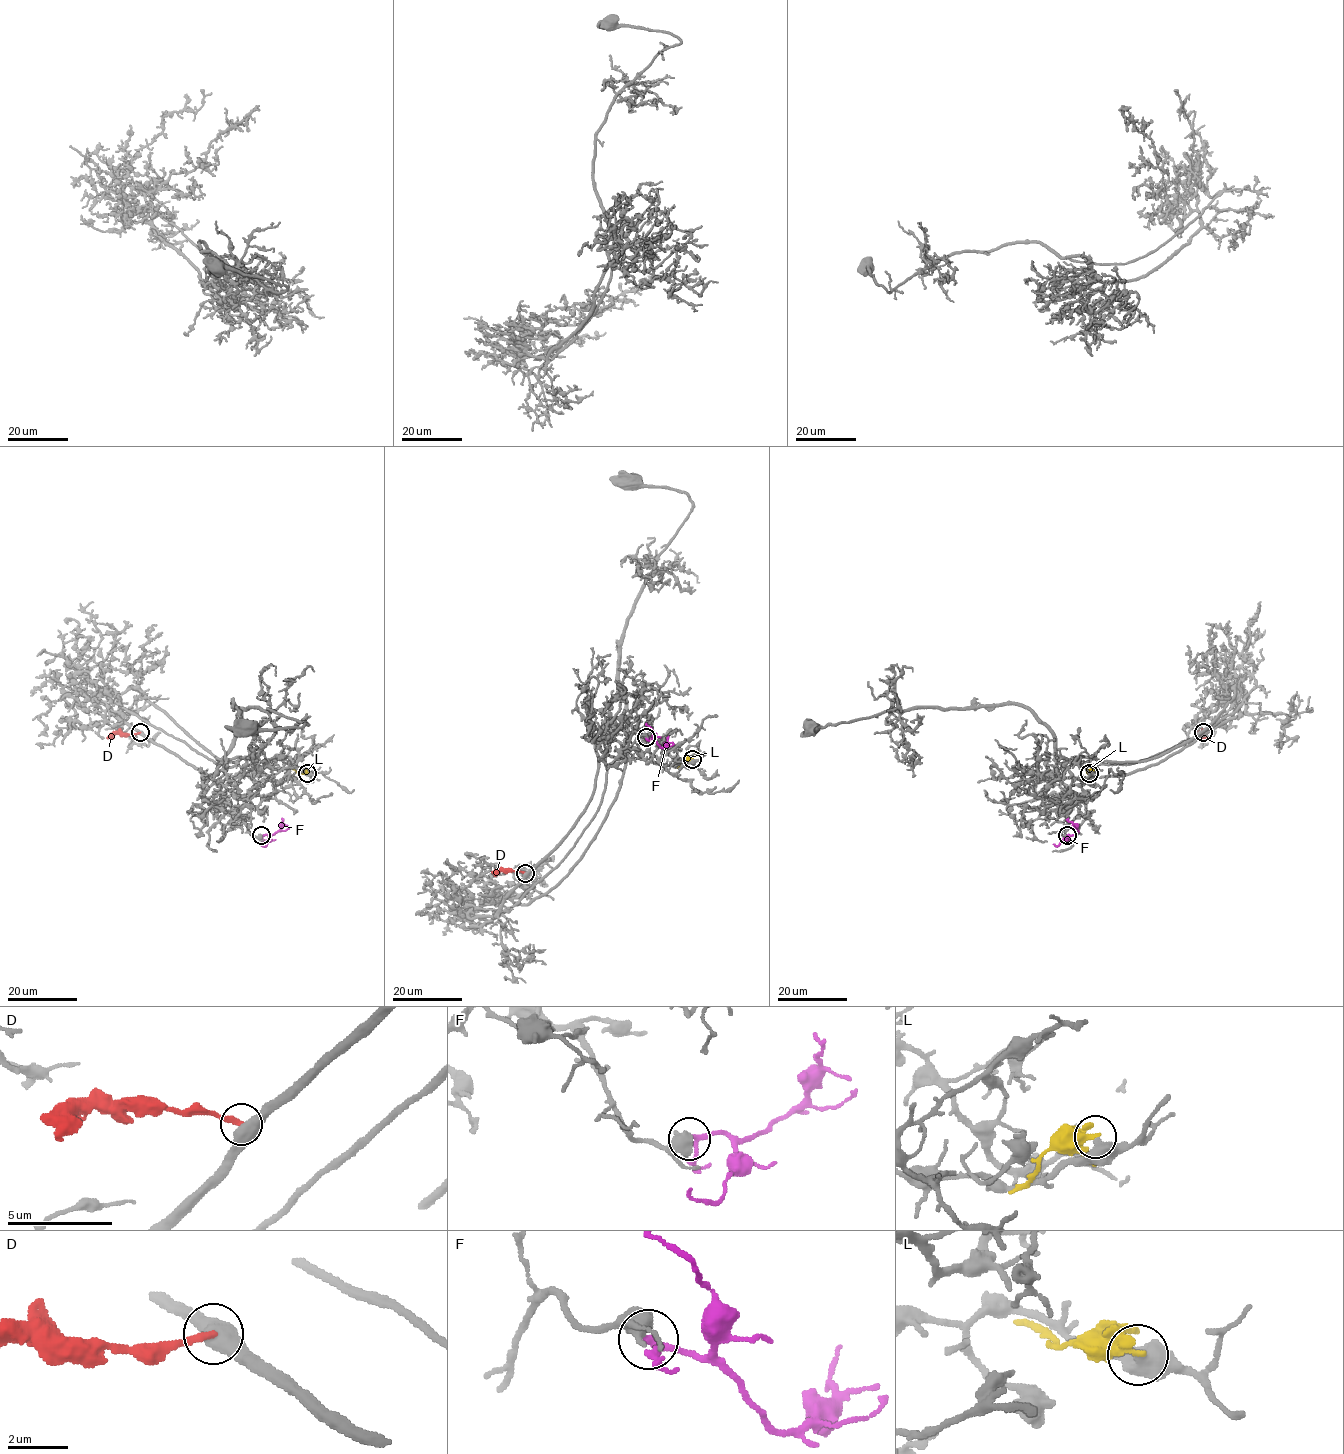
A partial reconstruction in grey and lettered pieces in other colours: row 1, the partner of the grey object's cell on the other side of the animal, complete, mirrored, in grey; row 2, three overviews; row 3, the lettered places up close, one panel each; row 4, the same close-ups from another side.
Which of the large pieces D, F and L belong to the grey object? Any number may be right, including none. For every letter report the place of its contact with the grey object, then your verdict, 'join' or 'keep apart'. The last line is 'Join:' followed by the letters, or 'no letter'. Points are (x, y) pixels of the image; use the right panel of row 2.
D: contact (1203, 732); keep apart
F: contact (1067, 835); join
L: contact (1089, 773); keep apart
Join: F

